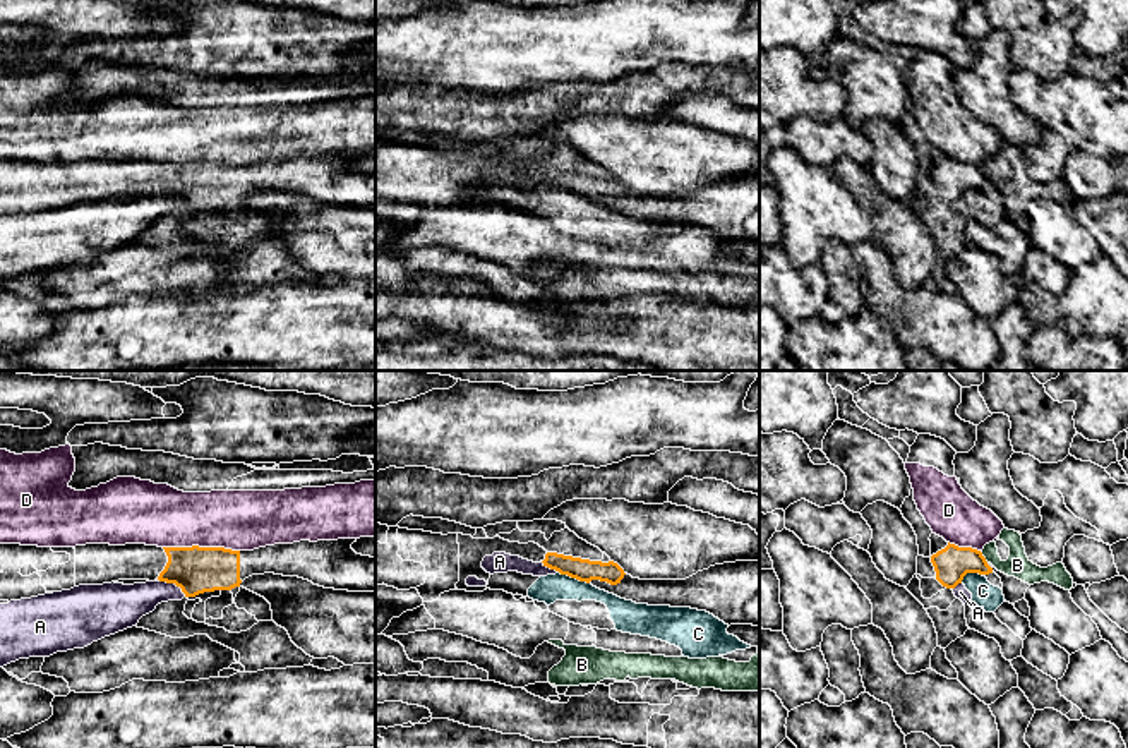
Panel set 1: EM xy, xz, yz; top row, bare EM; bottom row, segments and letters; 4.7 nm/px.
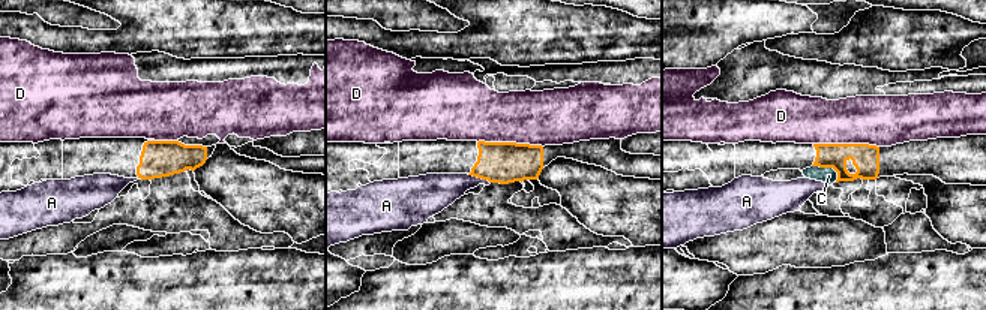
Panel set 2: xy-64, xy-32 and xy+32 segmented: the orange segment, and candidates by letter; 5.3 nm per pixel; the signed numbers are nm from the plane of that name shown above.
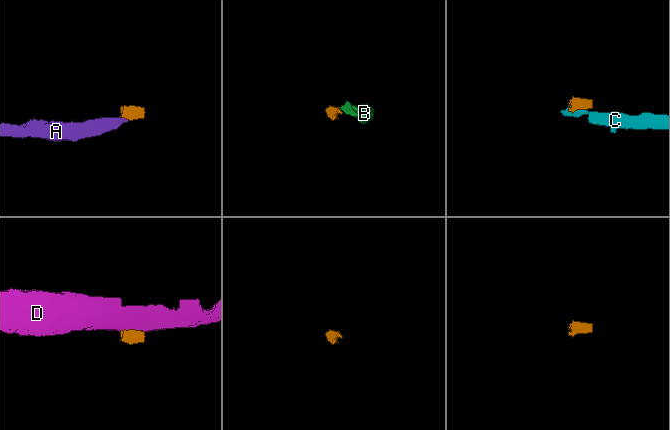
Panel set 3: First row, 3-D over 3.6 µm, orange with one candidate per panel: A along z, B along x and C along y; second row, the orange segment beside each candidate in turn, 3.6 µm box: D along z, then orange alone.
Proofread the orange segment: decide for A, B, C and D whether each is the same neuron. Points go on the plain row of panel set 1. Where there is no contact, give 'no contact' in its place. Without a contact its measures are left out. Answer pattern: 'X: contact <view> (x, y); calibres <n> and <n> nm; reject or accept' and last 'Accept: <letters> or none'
A: contact xy (174, 198); calibres 220 and 190 nm; reject
B: contact yz (983, 172); calibres 160 and 120 nm; reject
C: contact xz (575, 193); calibres 110 and 130 nm; reject
D: contact xy (201, 163); calibres 220 and 280 nm; reject
Accept: none

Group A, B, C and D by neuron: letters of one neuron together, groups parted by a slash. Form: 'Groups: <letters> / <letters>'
Groups: A C / B / D

